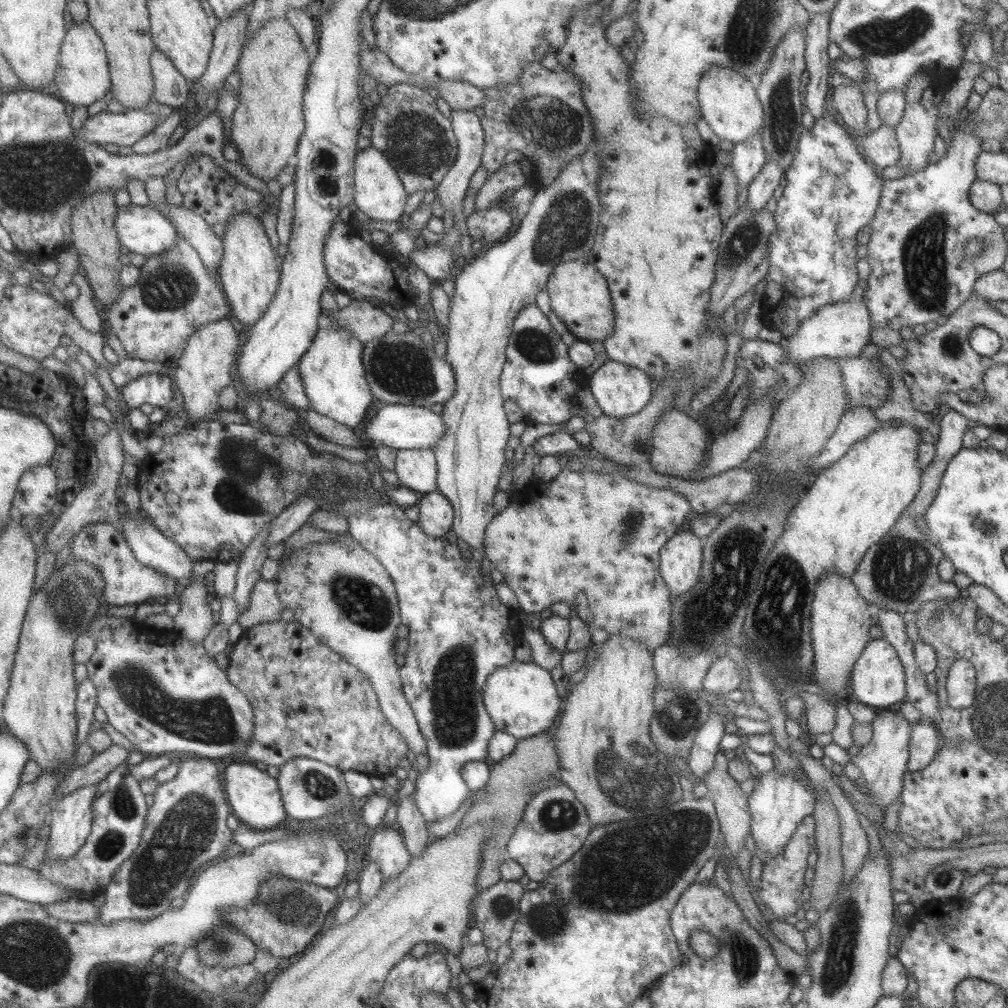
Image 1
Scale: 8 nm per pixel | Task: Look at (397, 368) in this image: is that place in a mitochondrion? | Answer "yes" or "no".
yes

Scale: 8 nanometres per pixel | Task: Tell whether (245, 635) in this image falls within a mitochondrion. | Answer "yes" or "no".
no

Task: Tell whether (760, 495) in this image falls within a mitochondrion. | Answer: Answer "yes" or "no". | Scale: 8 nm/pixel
no

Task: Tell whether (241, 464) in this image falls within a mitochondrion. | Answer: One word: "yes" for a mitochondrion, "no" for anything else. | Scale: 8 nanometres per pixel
yes

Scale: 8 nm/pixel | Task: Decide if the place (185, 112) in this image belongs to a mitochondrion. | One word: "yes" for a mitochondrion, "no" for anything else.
no

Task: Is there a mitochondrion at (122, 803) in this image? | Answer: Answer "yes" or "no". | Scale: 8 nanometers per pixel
yes

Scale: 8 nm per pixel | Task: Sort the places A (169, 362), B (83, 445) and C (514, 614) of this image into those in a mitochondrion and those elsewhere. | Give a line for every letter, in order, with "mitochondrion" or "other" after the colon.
A: other
B: other
C: other

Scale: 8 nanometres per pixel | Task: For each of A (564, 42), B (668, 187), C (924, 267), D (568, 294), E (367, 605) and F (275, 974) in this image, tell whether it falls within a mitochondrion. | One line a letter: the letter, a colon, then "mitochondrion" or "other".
A: other
B: other
C: mitochondrion
D: other
E: mitochondrion
F: other

